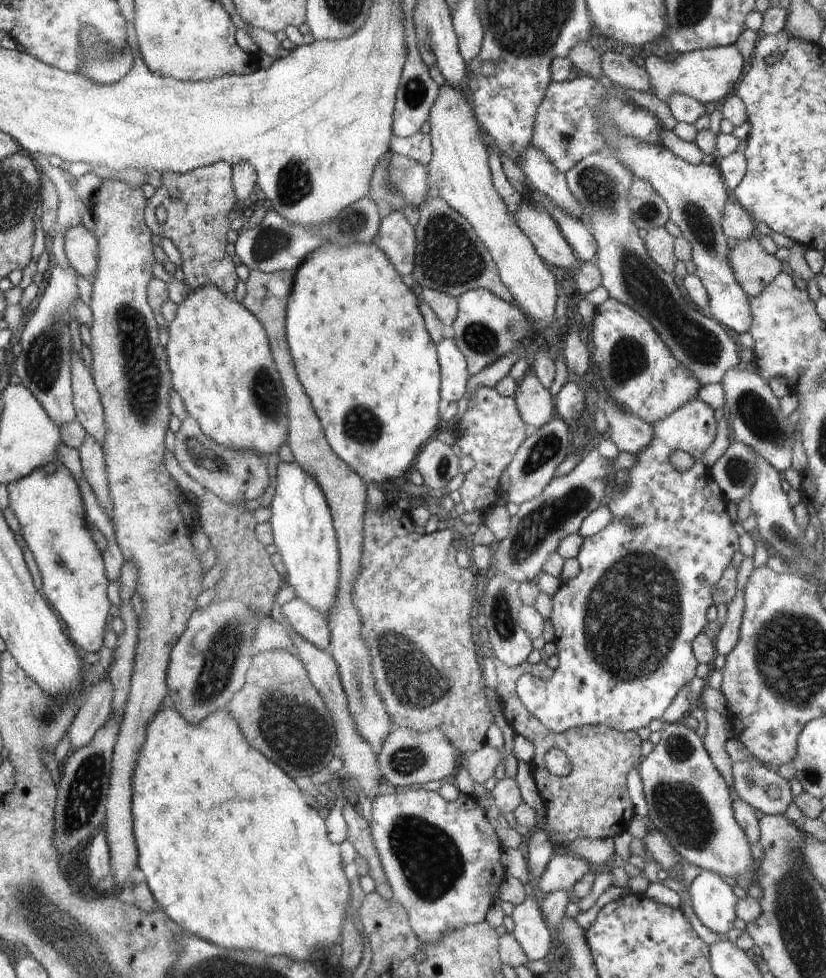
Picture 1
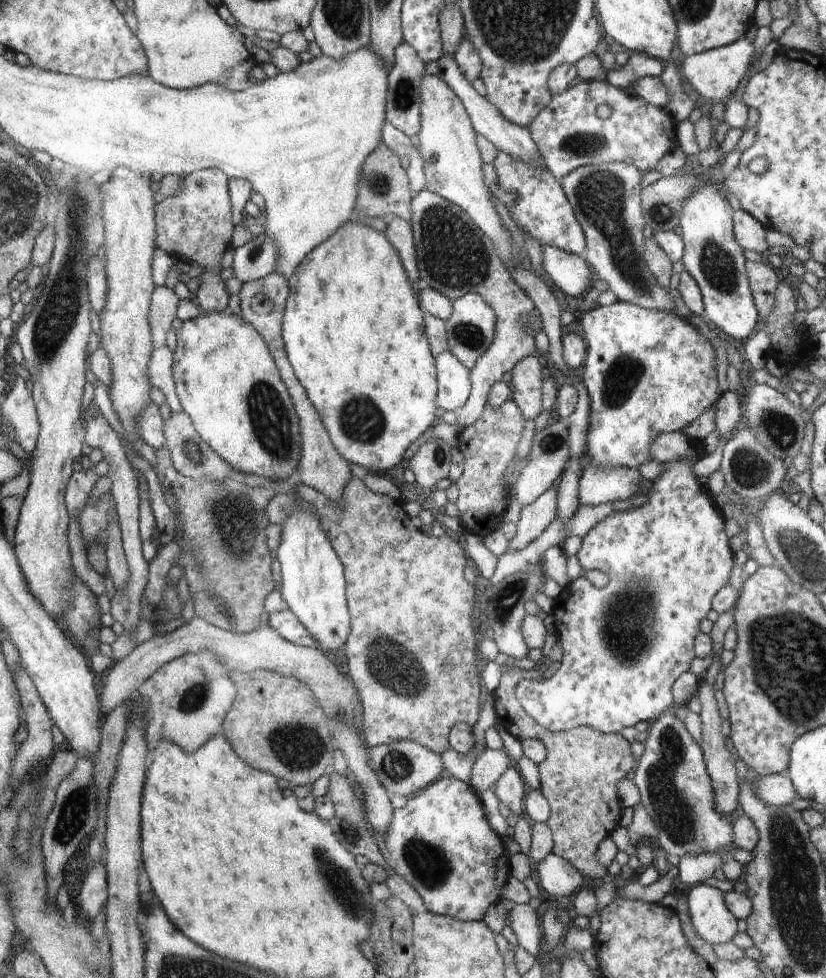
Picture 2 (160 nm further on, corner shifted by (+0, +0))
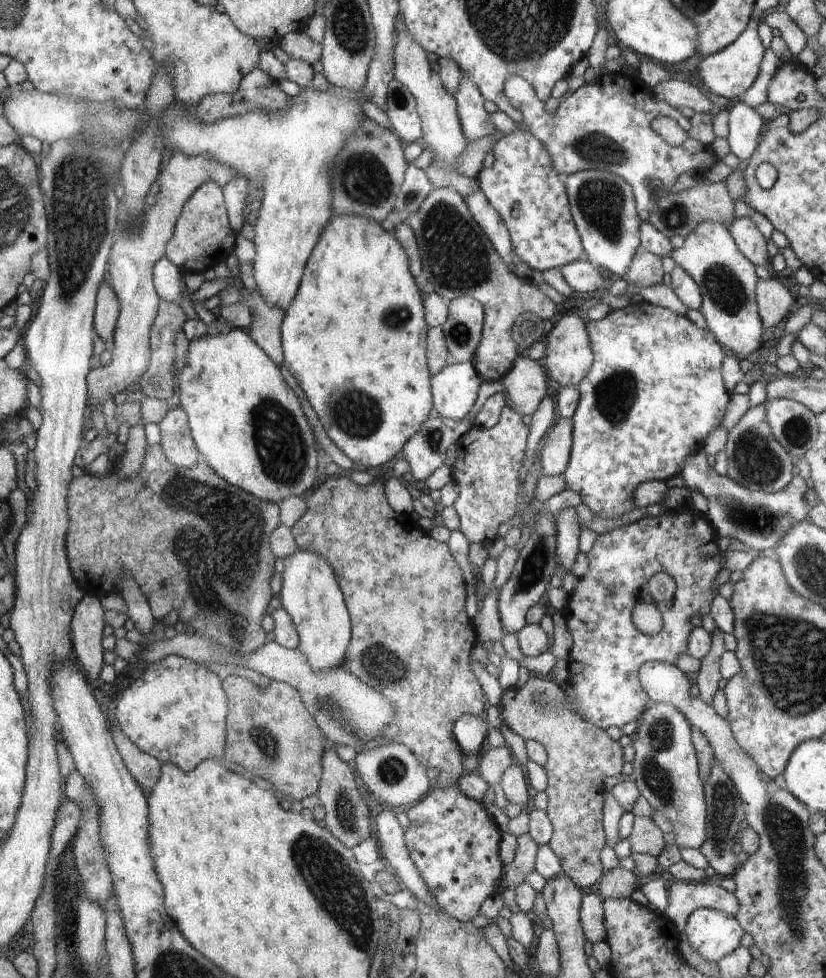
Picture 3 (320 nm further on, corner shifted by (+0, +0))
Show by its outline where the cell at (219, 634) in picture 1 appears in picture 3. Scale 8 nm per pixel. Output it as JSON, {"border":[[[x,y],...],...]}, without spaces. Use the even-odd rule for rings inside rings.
{"border":[[[168,655],[144,668],[142,676],[130,682],[117,698],[116,716],[122,732],[142,752],[154,756],[162,763],[174,763],[184,772],[194,770],[206,759],[224,759],[226,738],[226,717],[228,699],[222,688],[222,681],[214,671],[202,664],[178,655]]]}

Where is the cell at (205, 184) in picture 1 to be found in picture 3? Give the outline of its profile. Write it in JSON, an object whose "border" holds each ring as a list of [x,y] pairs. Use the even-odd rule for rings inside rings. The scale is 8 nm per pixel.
{"border":[[[215,182],[204,183],[182,207],[172,238],[166,243],[166,256],[184,272],[203,273],[227,260],[233,253],[236,237],[228,220],[222,189]]]}

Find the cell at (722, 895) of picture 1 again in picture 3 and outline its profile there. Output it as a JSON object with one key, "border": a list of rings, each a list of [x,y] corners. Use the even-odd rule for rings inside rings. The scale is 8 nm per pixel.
{"border":[[[700,907],[687,918],[683,933],[704,960],[718,962],[741,946],[740,939],[745,932],[735,916]]]}

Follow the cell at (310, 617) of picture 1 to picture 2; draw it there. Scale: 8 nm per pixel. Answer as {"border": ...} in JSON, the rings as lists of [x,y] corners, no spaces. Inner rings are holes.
{"border":[[[290,609],[270,613],[268,622],[285,641],[301,647],[319,649],[319,644]]]}

